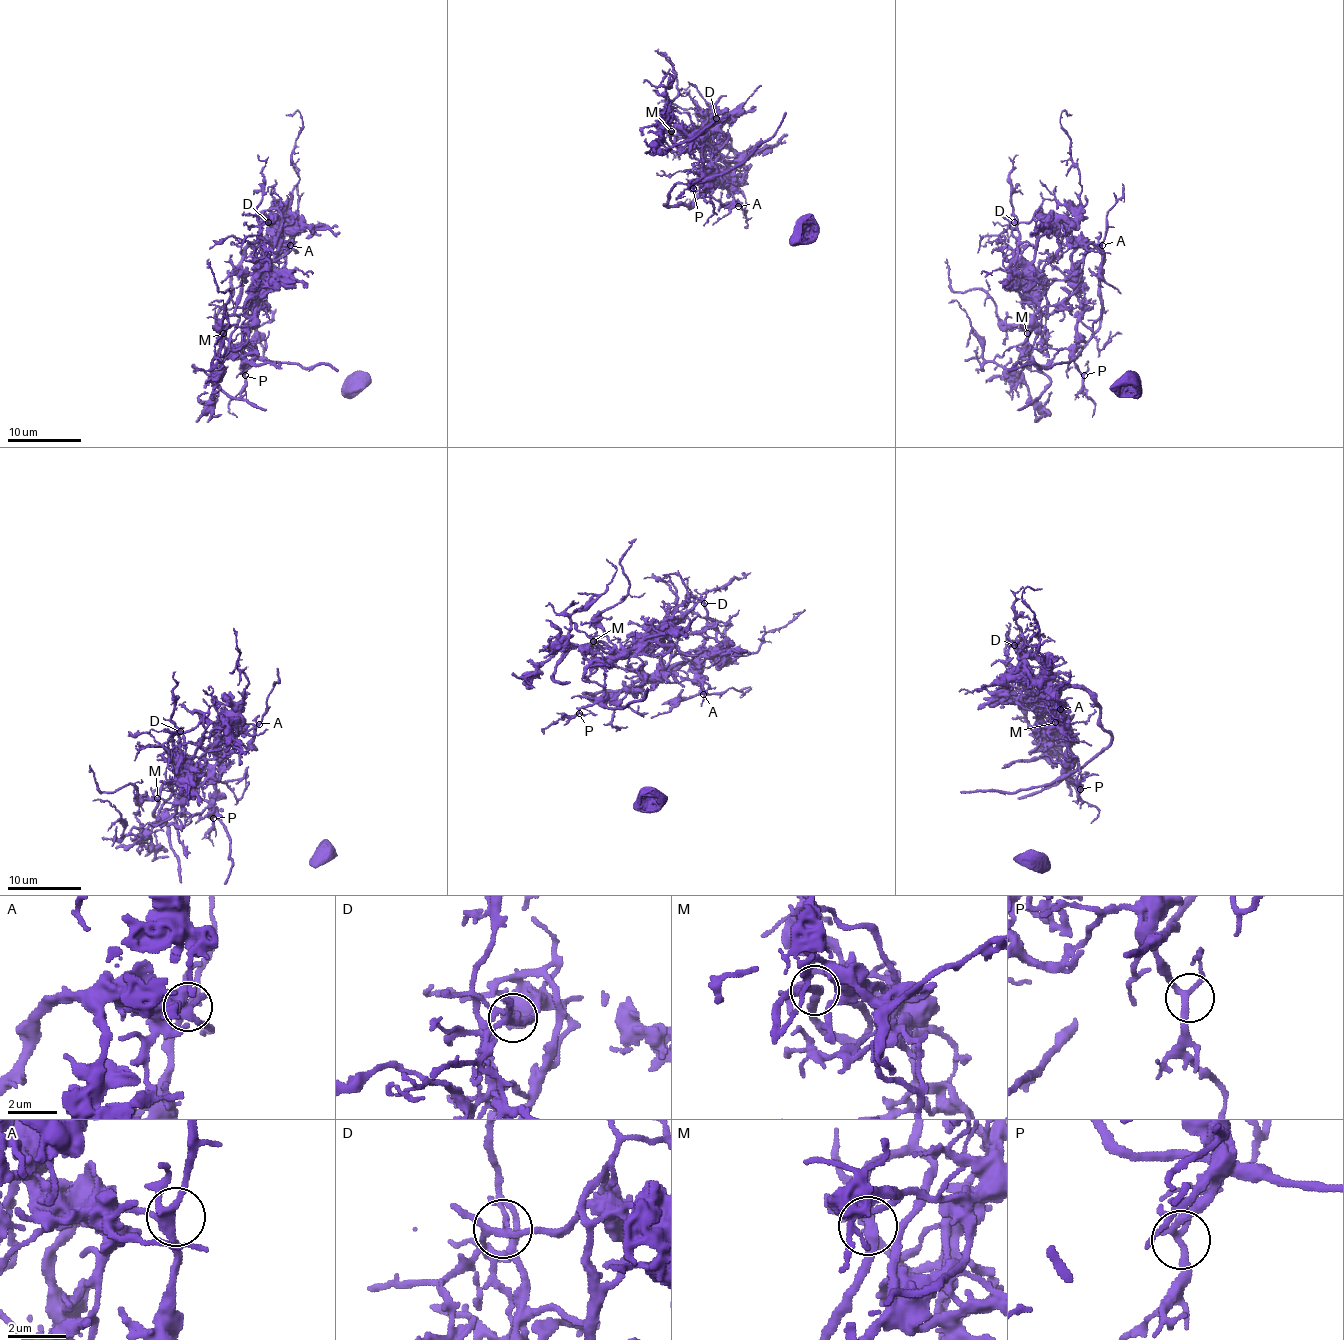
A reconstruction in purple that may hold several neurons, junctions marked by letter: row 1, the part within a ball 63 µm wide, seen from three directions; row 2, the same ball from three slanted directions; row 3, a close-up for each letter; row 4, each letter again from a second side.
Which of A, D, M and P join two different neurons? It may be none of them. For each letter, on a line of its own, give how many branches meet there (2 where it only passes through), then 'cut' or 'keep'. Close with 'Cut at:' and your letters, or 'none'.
A: branches 4; keep
D: branches 4; cut
M: branches 4; keep
P: branches 3; keep
Cut at: D

